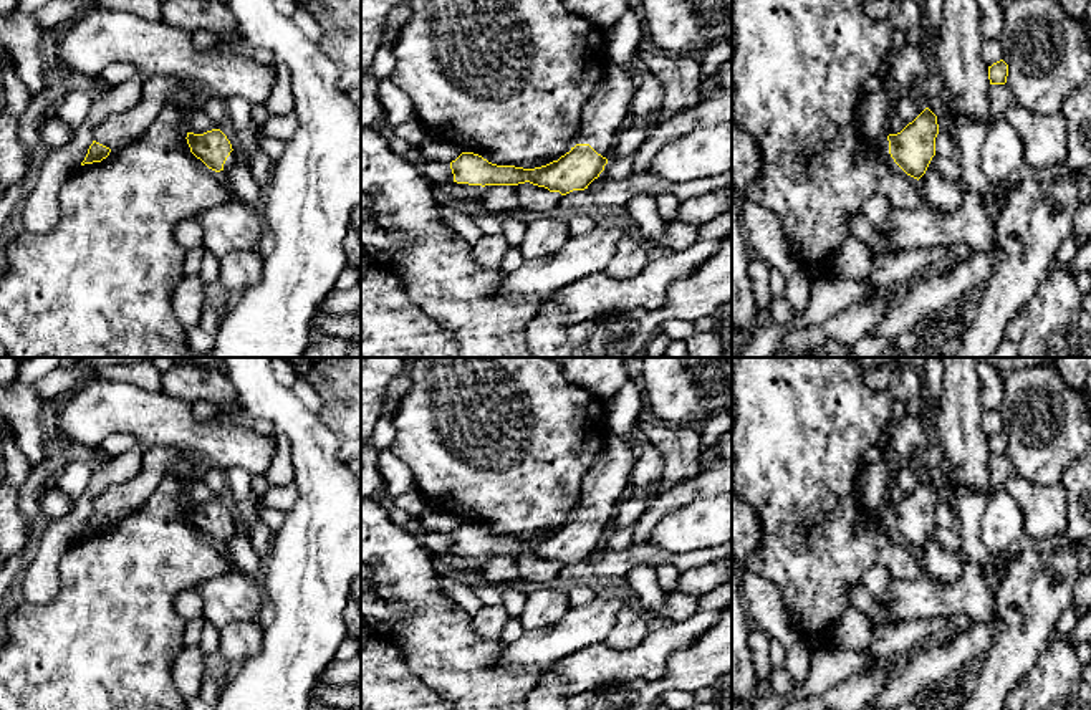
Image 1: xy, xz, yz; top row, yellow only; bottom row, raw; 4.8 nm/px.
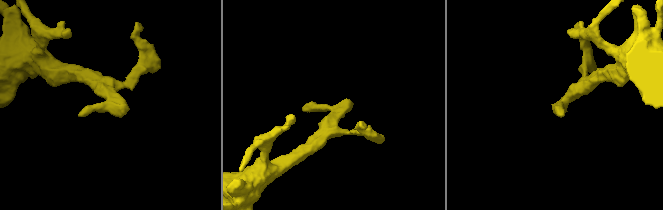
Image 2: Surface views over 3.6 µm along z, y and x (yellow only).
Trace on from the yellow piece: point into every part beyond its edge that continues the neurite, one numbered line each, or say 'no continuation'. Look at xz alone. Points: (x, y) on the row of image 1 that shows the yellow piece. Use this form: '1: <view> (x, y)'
1: xz (601, 118)

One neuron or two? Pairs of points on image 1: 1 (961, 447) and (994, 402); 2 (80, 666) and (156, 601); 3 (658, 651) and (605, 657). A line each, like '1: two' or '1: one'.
1: two
2: one
3: one

